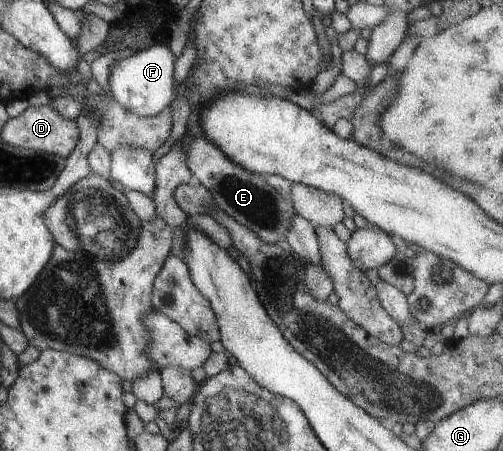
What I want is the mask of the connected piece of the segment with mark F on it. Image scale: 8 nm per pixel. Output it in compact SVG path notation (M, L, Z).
M155 41L152 46L135 52L124 59L115 60L116 66L109 68L108 88L112 98L138 116L150 117L160 114L168 104L174 101L174 62L169 45L163 41Z

